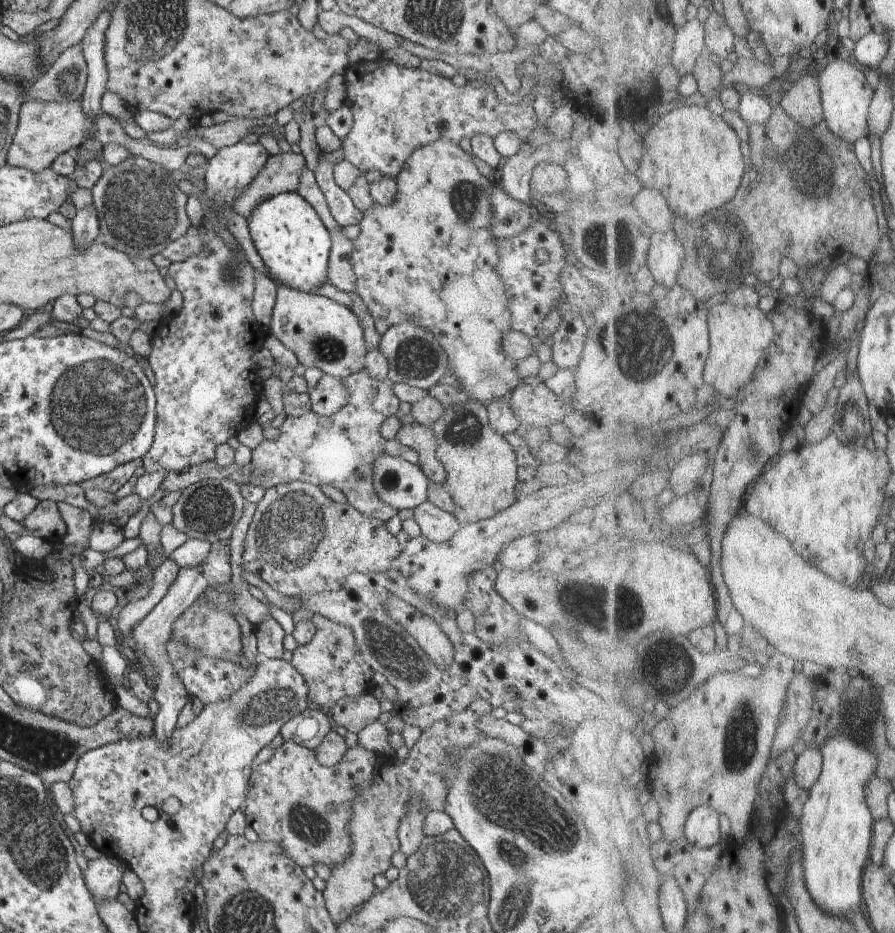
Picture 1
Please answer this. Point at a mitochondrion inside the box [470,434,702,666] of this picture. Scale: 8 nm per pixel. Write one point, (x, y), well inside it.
(623, 604)

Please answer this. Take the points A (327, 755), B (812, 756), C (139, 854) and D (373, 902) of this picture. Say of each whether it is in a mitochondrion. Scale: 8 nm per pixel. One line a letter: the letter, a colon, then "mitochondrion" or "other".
A: other
B: other
C: other
D: other

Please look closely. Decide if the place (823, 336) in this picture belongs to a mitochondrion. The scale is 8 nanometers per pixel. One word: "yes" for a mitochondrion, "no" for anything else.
no

